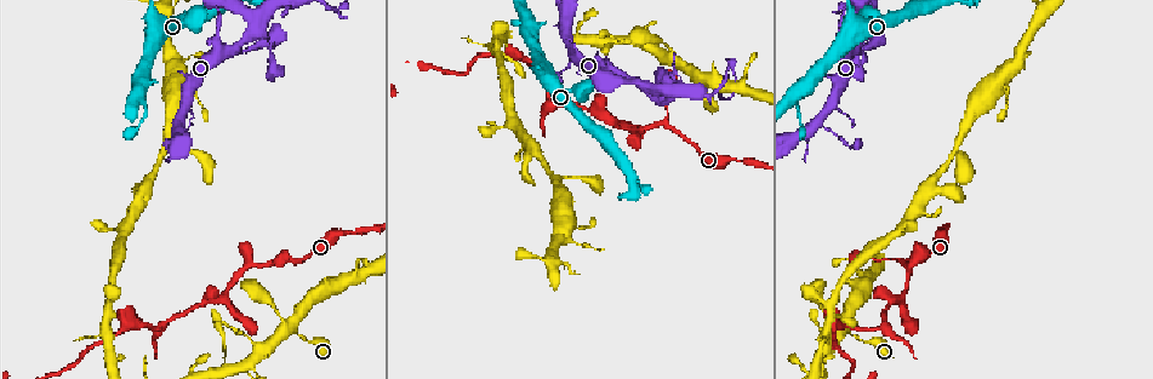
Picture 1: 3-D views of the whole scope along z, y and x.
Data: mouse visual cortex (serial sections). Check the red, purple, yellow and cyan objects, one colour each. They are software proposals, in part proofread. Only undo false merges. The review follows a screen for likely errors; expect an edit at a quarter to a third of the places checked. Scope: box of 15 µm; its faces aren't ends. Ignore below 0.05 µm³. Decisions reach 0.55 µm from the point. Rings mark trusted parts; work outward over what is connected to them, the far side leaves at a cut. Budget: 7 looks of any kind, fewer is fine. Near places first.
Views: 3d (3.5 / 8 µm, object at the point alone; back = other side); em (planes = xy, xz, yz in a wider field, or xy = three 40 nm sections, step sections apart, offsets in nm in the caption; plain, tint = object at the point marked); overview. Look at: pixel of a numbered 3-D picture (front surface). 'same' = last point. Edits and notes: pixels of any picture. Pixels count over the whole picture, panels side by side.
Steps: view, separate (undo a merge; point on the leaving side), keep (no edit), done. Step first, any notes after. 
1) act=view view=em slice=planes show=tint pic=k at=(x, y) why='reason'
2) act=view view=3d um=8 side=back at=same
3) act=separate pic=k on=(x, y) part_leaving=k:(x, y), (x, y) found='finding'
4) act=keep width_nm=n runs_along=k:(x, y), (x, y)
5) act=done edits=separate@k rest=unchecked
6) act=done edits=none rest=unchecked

act=view view=3d um=3.5 pic=1 at=(850, 20) why='sudden change in width'

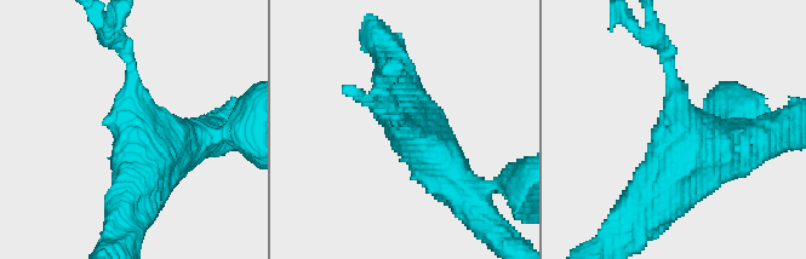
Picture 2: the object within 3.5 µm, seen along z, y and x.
act=separate pic=2 on=(670, 51) part_leaving=2:(676, 90), (667, 64), (676, 53) found='two cells meet here'

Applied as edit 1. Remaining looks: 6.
act=view view=overview

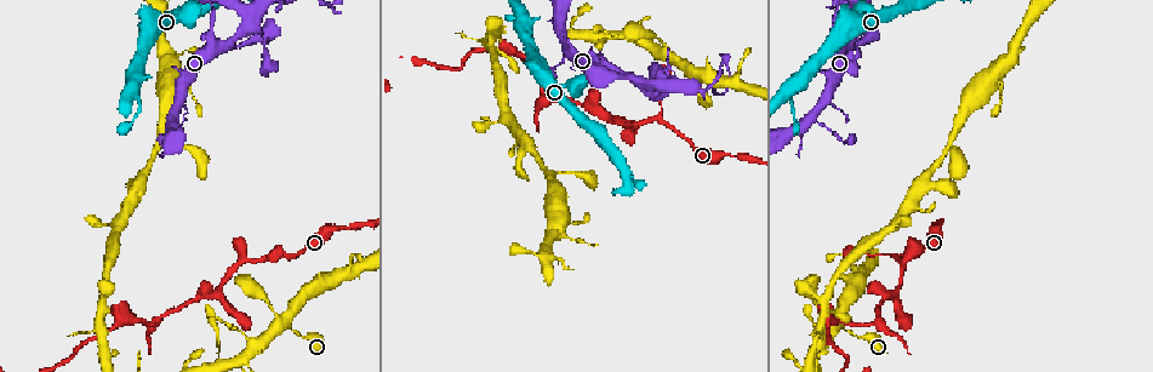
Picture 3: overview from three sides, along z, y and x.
act=view view=3d um=8 pic=3 at=(671, 64) why='small branch off a trunk'

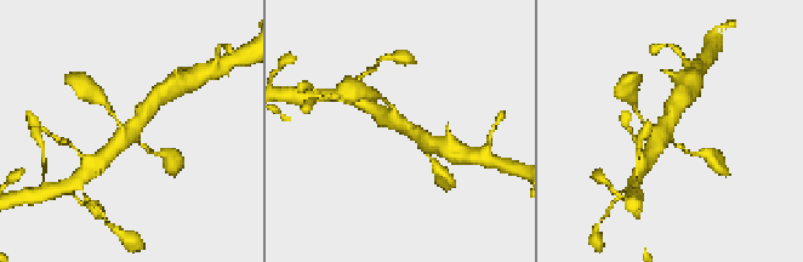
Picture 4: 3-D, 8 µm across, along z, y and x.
act=view view=em slice=xy step=5 show=tint pic=4 at=(132, 135) arms=4 arm_widths_nm=150,200,450,500 why='shape alone is not enough'

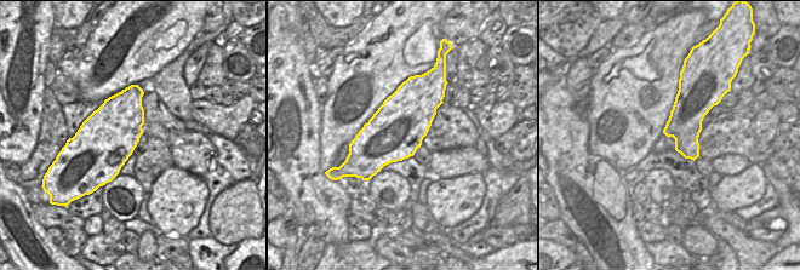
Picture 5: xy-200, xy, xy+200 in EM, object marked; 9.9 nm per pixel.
act=keep width_nm=550 runs_along=4:(425, 153), (403, 126), (380, 113) found='one cell here'

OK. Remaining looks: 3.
act=view view=3d um=8 pic=3 at=(878, 320)

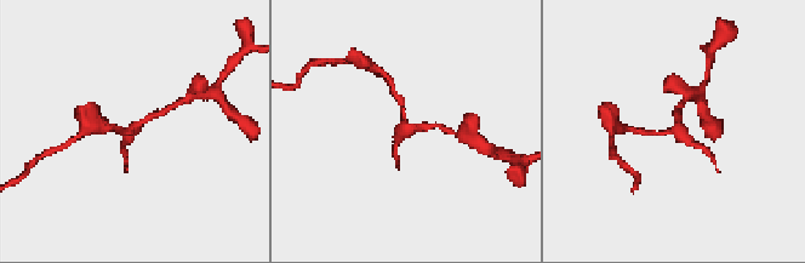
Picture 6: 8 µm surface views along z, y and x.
act=view view=em slice=planes show=tint pic=6 at=(678, 128) why='need the tissue'

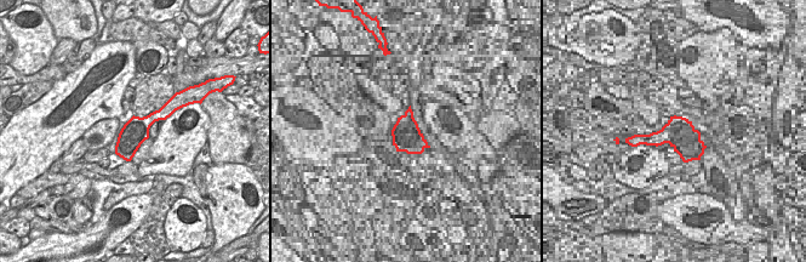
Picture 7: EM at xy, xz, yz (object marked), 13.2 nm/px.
act=keep runs_along=6:(437, 126), (405, 126), (395, 95) found='continuous, no second cell'

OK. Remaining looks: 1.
act=done edits=separate@2 rest=unchecked

